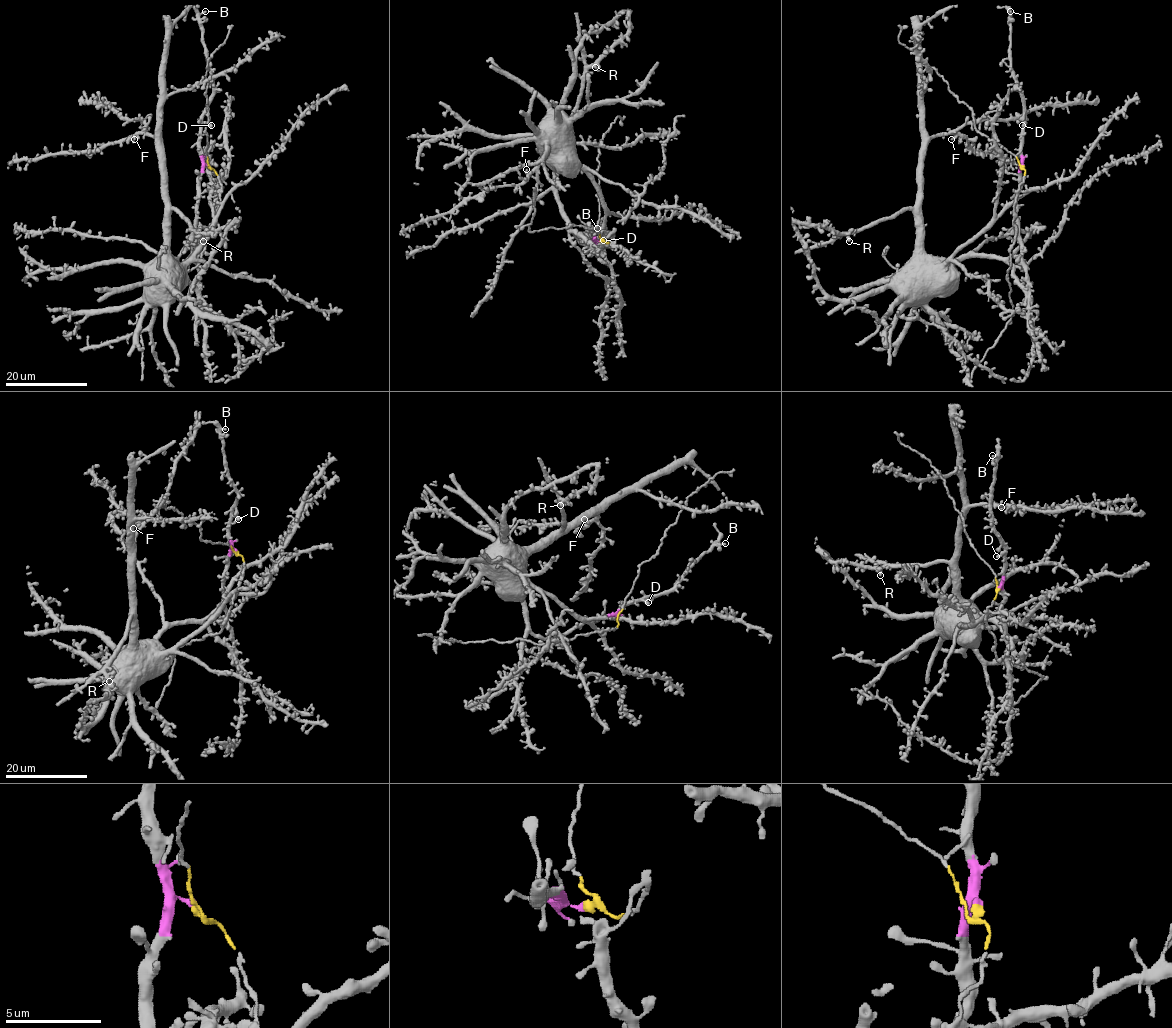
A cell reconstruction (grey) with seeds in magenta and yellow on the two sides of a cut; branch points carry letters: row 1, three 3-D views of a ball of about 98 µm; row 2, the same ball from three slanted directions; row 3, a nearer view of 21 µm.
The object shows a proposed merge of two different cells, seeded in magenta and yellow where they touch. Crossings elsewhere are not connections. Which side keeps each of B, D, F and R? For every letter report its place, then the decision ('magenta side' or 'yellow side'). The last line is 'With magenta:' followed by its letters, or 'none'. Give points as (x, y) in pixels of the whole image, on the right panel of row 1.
B: place (1010, 11); magenta side
D: place (1022, 125); magenta side
F: place (951, 139); yellow side
R: place (849, 241); yellow side
With magenta: B, D

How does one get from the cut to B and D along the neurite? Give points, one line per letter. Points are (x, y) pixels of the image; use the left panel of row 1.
B: (208, 165), (203, 161), (199, 145), (200, 116), (213, 93), (199, 19), (205, 11)
D: (208, 165), (203, 161), (199, 129), (206, 124), (212, 125)

